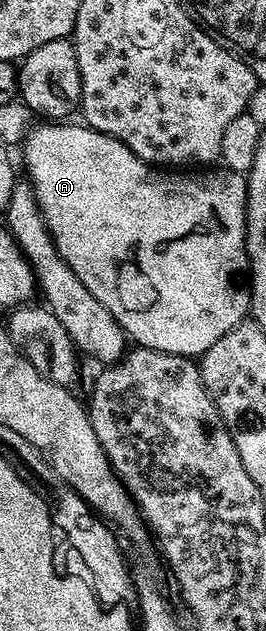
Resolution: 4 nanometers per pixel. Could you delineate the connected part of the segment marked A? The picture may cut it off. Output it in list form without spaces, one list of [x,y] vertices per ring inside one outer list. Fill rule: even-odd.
[[[40,122],[35,125],[25,135],[22,141],[22,149],[24,148],[24,164],[28,167],[27,179],[32,186],[32,194],[36,198],[36,207],[40,209],[40,218],[44,221],[44,226],[48,230],[48,235],[52,238],[52,244],[58,250],[58,254],[62,254],[62,258],[66,262],[66,266],[70,266],[70,270],[74,270],[74,274],[78,274],[78,282],[82,282],[82,286],[86,286],[86,290],[90,290],[90,294],[94,294],[94,298],[98,298],[98,302],[102,302],[102,306],[106,306],[106,310],[110,310],[110,314],[120,323],[124,329],[125,337],[129,341],[135,342],[141,348],[153,348],[159,352],[166,354],[174,354],[175,356],[186,356],[189,358],[199,358],[204,355],[206,350],[210,350],[210,346],[214,346],[214,342],[218,342],[218,338],[222,338],[226,334],[230,334],[230,330],[234,330],[234,326],[245,323],[246,317],[250,312],[250,288],[246,283],[246,273],[250,268],[248,259],[248,246],[246,240],[246,210],[248,209],[248,177],[242,172],[232,172],[229,168],[217,167],[217,172],[208,172],[212,170],[165,170],[160,166],[150,166],[142,158],[138,158],[138,154],[134,154],[134,150],[130,150],[130,146],[126,146],[122,142],[118,142],[118,138],[110,138],[110,134],[102,134],[98,130],[89,128],[83,122]]]

